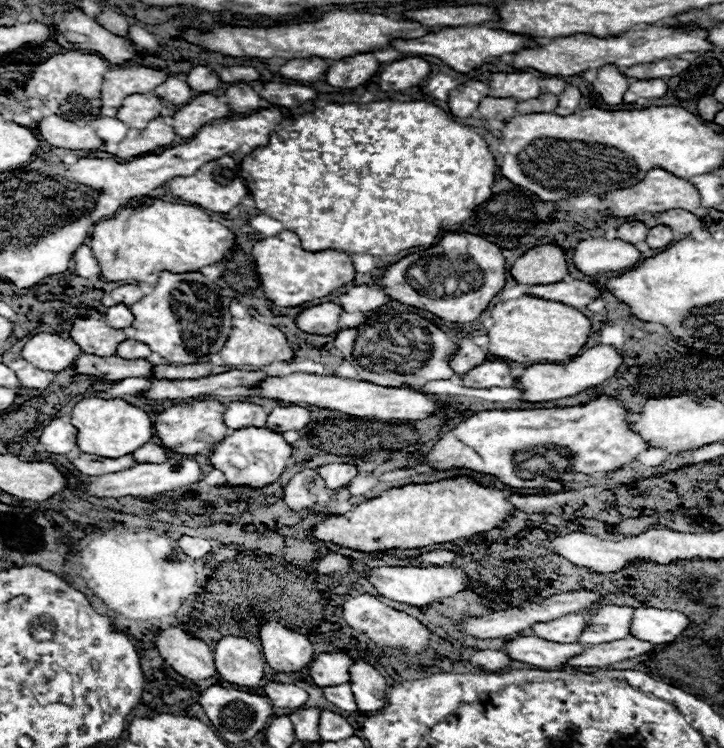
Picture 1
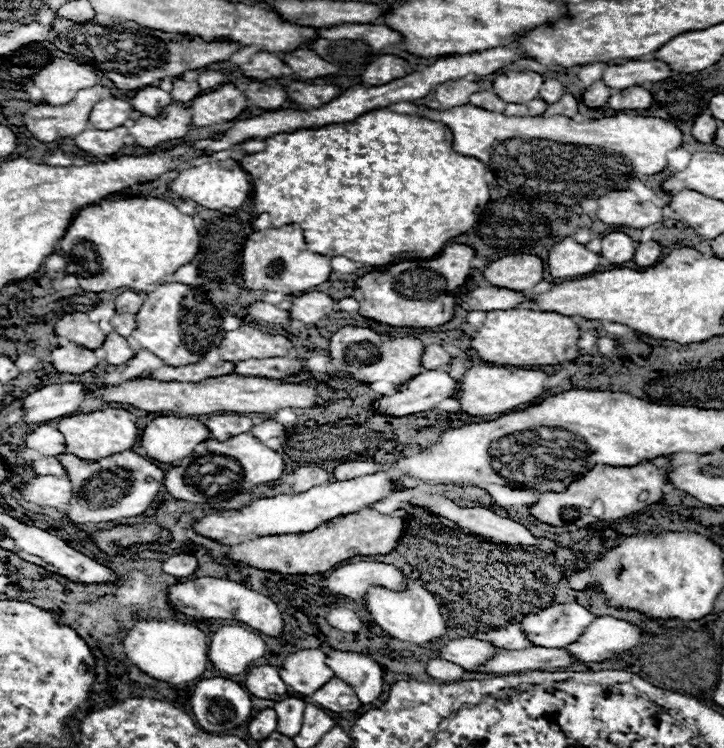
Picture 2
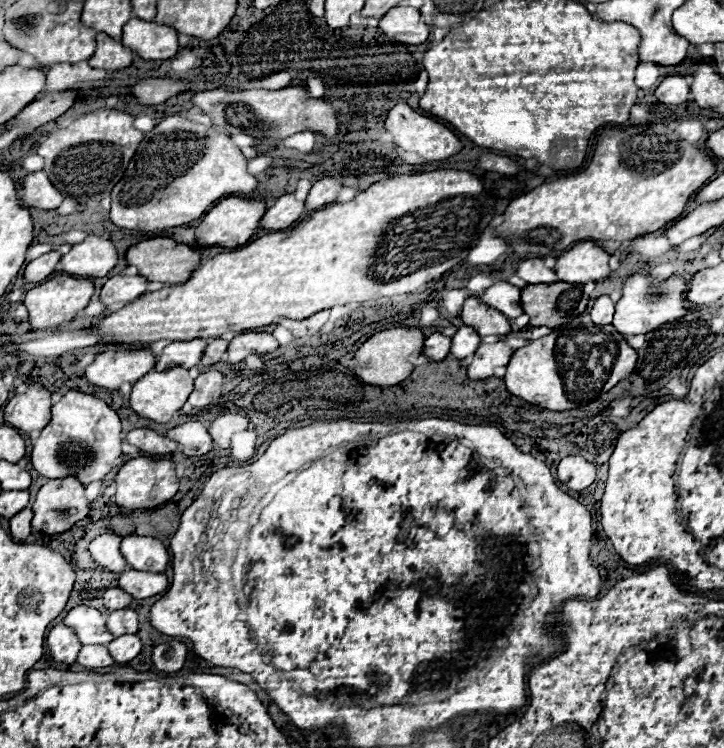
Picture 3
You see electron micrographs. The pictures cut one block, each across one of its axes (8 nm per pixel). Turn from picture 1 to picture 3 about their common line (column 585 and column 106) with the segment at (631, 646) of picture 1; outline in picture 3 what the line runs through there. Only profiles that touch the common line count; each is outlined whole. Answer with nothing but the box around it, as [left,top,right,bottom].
[76,644,114,668]

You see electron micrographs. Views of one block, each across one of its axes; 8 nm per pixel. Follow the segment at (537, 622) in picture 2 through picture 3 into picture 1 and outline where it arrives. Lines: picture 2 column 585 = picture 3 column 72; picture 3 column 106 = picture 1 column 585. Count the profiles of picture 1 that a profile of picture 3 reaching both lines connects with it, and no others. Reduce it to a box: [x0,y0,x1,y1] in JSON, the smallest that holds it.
[578,606,634,644]

